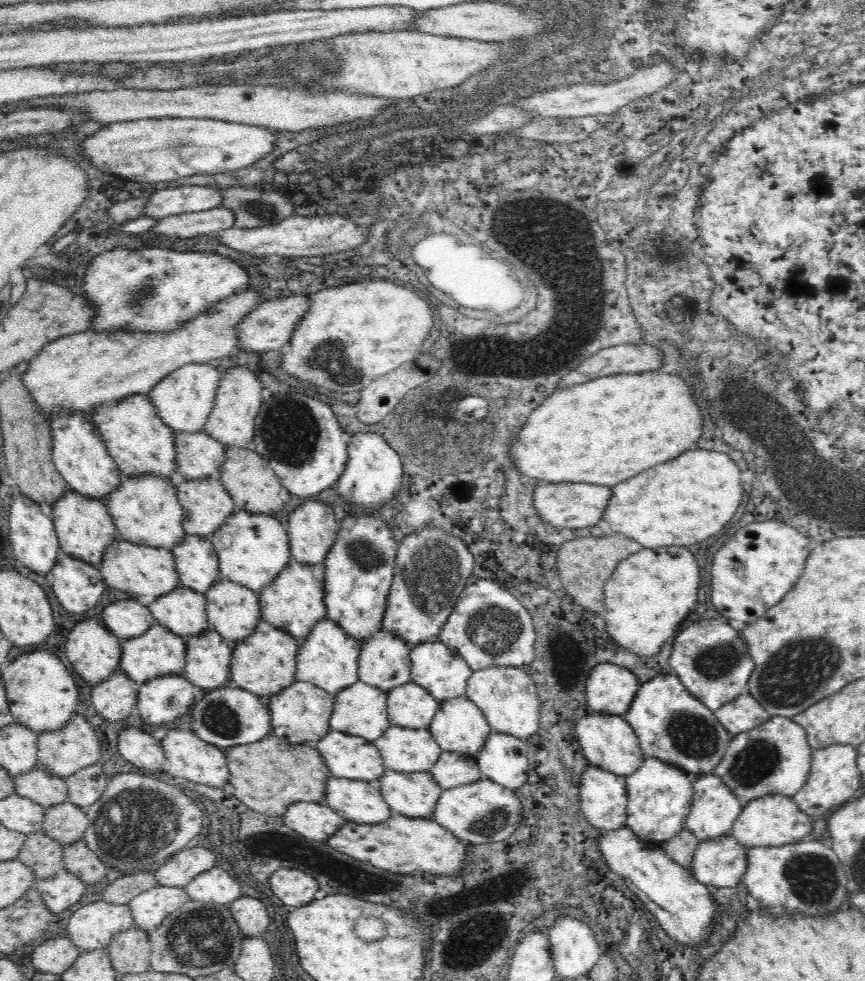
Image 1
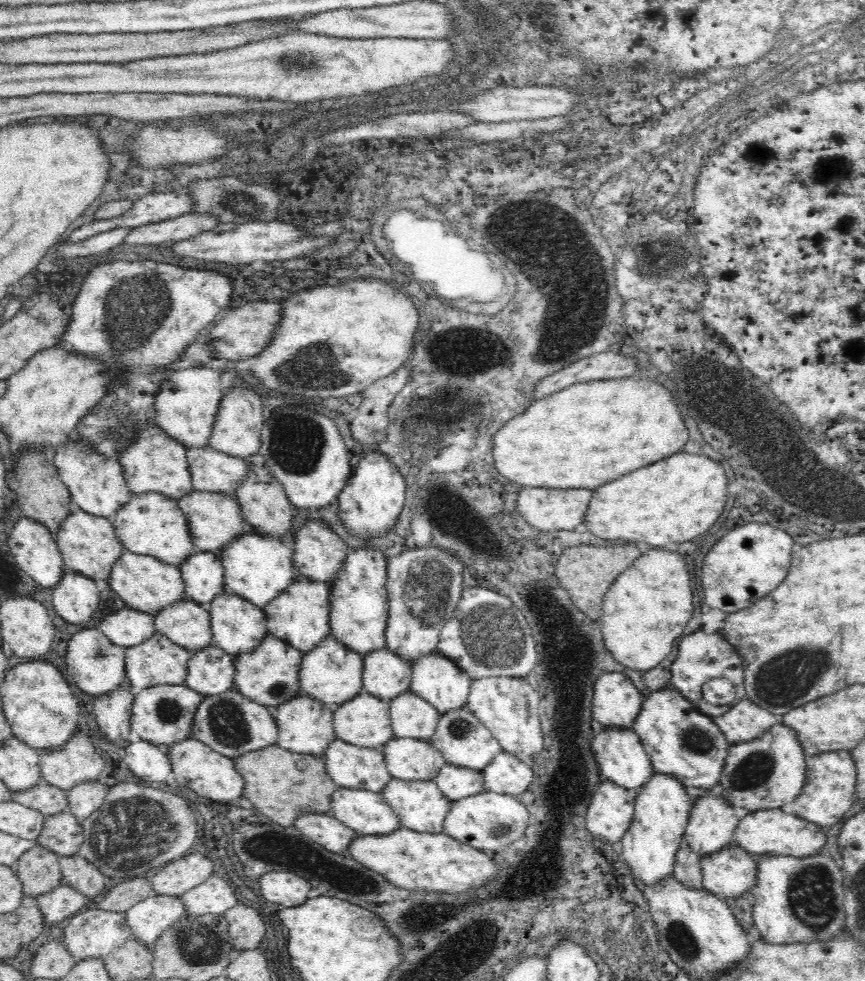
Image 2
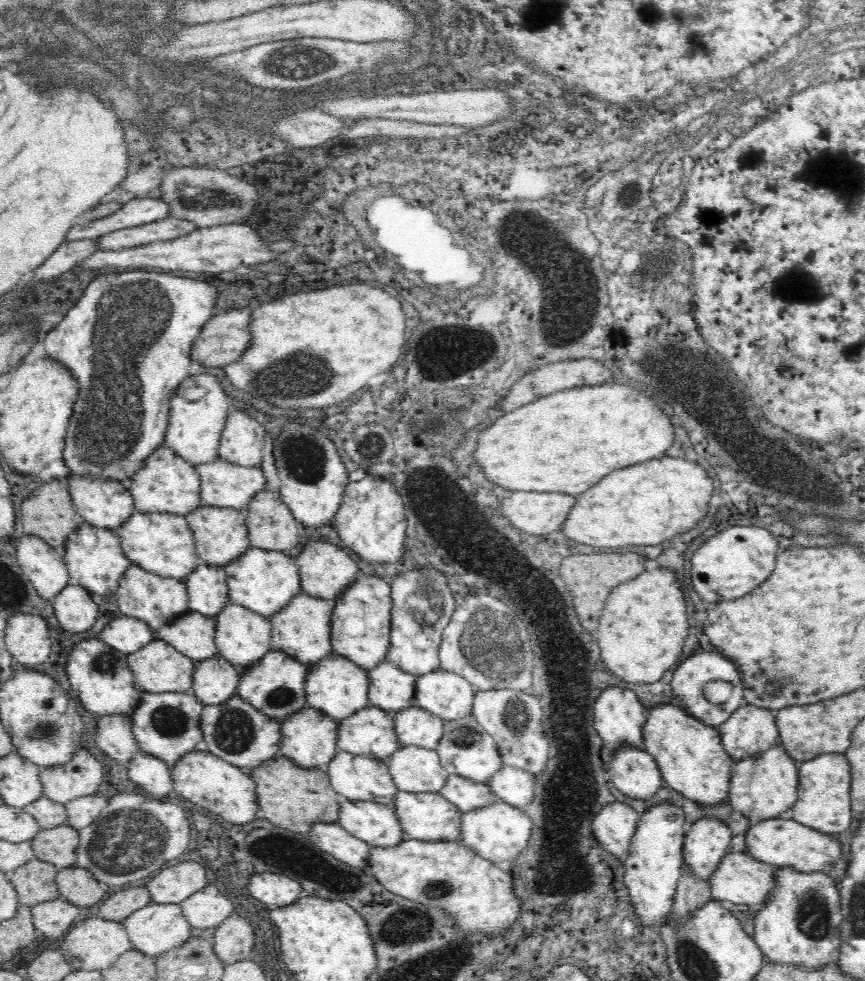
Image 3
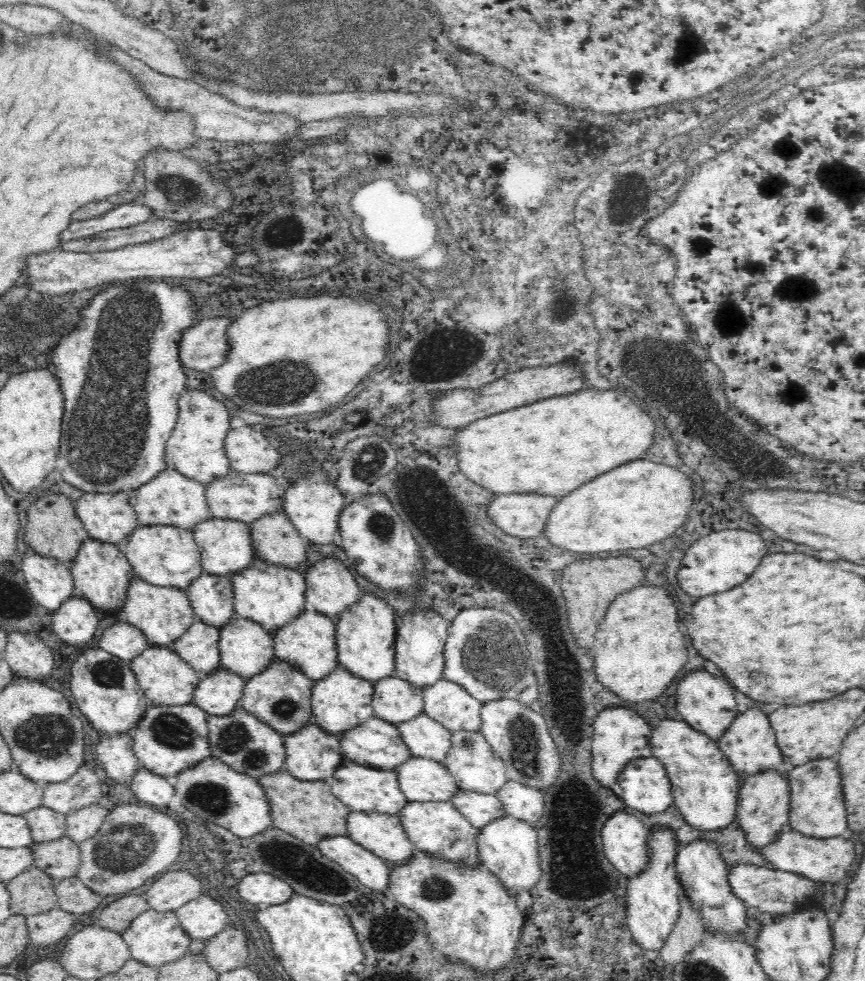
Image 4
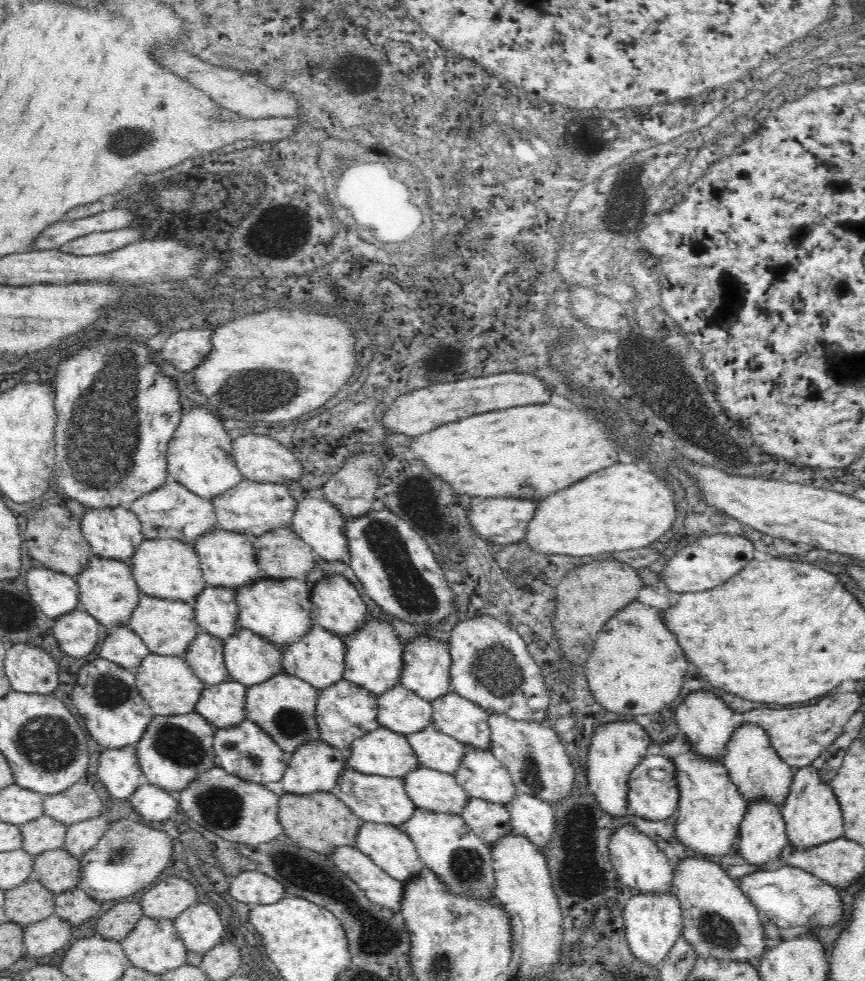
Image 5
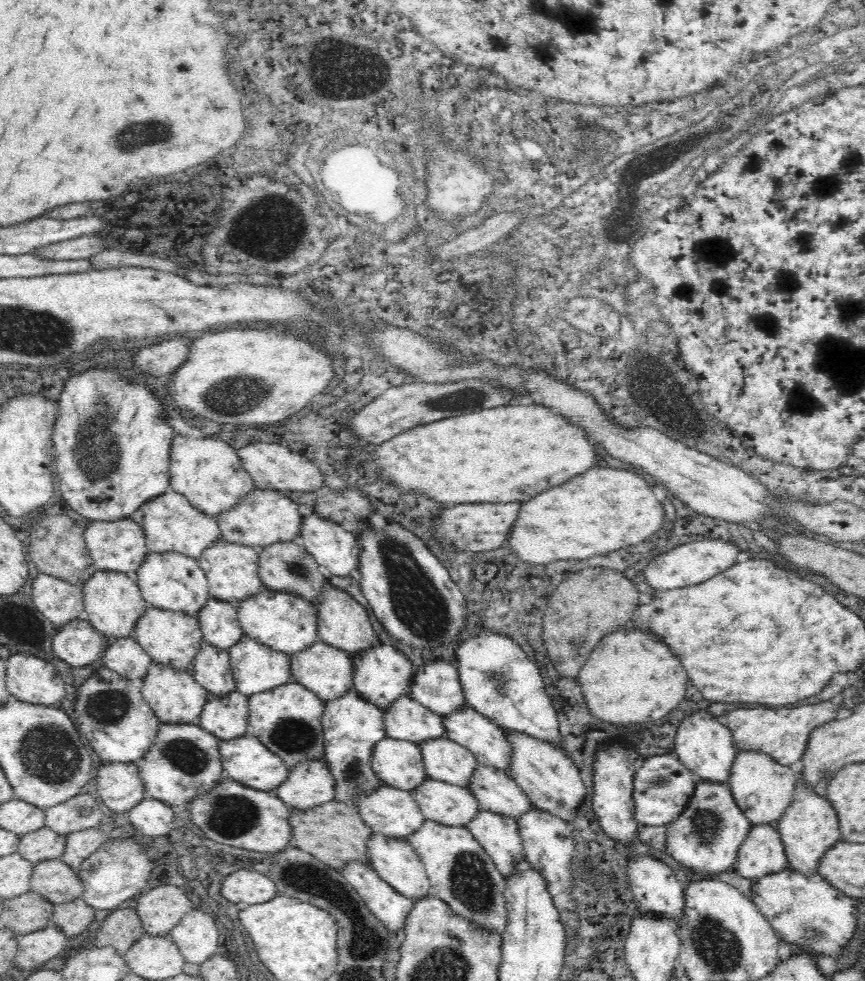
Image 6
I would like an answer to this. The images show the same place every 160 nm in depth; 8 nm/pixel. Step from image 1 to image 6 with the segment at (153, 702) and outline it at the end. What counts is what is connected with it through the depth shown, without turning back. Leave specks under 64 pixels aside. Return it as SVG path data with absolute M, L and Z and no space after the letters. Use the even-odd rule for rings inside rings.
M160 724L152 748L137 762L145 794L172 806L186 806L216 788L223 770L220 740L196 724Z

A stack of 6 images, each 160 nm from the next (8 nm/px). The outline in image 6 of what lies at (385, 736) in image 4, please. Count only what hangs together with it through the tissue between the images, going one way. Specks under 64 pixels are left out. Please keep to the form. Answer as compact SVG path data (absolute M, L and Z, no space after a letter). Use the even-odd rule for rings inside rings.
M384 738L376 744L372 770L386 786L411 792L429 778L420 747L408 740Z

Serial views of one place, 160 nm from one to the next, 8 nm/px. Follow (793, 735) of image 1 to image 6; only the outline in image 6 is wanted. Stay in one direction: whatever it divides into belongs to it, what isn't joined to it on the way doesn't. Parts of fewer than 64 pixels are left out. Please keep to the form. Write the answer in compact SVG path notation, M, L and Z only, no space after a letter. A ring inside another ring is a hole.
M760 824L750 828L746 840L740 844L735 866L740 875L753 882L789 868L776 824Z

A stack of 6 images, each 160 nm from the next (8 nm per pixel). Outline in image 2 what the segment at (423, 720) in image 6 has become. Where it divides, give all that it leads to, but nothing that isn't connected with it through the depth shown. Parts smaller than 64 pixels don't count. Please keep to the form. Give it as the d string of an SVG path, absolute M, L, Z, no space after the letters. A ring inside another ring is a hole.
M387 648L364 655L363 690L380 700L394 700L409 692L412 677L412 663Z

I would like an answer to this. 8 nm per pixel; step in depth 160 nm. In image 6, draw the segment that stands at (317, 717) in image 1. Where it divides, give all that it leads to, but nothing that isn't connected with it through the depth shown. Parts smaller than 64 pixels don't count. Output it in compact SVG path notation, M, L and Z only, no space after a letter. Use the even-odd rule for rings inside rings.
M304 760L289 769L288 778L275 790L289 807L308 810L335 797L335 780L323 760Z

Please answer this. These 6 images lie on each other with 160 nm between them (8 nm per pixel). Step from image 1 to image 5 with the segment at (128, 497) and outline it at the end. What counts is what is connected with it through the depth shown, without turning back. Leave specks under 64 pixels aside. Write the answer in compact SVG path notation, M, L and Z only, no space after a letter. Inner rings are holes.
M172 538L142 540L132 556L131 571L141 593L162 600L194 601L208 586L195 548Z

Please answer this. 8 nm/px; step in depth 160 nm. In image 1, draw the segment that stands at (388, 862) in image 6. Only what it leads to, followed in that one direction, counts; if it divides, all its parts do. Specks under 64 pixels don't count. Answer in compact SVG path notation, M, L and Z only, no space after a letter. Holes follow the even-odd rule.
M331 776L324 803L347 822L382 824L392 816L376 780L350 780Z

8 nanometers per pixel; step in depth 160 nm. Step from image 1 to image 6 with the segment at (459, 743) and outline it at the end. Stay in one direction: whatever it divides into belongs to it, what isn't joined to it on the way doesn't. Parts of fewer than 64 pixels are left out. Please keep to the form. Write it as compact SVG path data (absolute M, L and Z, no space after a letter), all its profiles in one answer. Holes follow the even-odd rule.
M478 764L468 788L480 810L488 810L518 820L533 804L507 771Z

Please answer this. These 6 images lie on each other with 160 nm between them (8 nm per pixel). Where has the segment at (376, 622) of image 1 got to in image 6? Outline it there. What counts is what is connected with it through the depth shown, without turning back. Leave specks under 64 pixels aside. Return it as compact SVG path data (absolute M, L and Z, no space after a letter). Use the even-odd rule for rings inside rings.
M380 644L376 648L364 650L362 654L358 654L353 659L353 666L353 688L370 704L375 704L385 711L396 700L400 700L404 696L410 697L415 668L406 655L394 648L394 646Z

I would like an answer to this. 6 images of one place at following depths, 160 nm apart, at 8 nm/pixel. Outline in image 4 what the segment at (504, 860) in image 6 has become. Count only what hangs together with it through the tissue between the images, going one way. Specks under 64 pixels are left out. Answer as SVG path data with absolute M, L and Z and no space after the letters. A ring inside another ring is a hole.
M458 788L456 794L450 798L450 802L477 830L507 814L502 801L494 794L480 794Z

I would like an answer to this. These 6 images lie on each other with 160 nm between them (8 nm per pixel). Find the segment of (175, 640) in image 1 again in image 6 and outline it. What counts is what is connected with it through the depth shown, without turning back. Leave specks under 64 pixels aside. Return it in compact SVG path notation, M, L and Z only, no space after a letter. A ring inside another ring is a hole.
M156 662L148 666L148 672L141 681L141 693L161 724L200 725L200 714L211 697L209 692L196 682L190 670L174 670Z

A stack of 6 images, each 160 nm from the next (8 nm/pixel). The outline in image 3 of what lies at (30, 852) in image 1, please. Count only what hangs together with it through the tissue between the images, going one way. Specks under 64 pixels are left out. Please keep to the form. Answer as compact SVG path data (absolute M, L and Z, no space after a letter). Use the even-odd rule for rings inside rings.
M34 858L5 876L16 889L19 906L32 907L61 896L56 882L58 873L53 864Z

